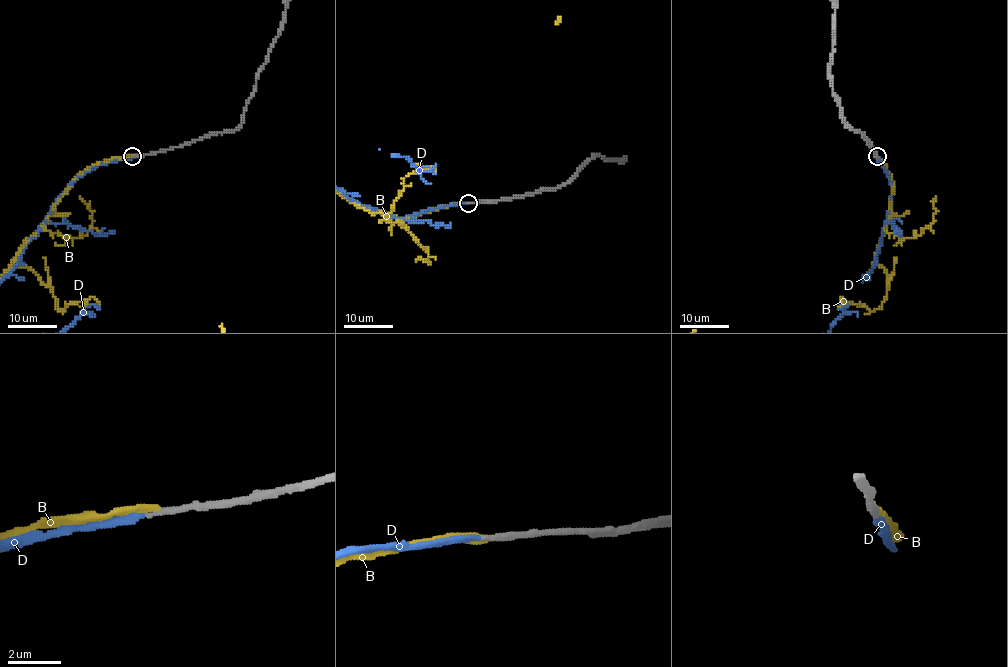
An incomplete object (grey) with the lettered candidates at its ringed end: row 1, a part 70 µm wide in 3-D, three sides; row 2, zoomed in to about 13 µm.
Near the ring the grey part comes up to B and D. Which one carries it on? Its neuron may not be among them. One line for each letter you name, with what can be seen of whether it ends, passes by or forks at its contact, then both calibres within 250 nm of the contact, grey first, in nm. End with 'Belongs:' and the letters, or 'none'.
D: it ends | 200/240 nm
Belongs: D

